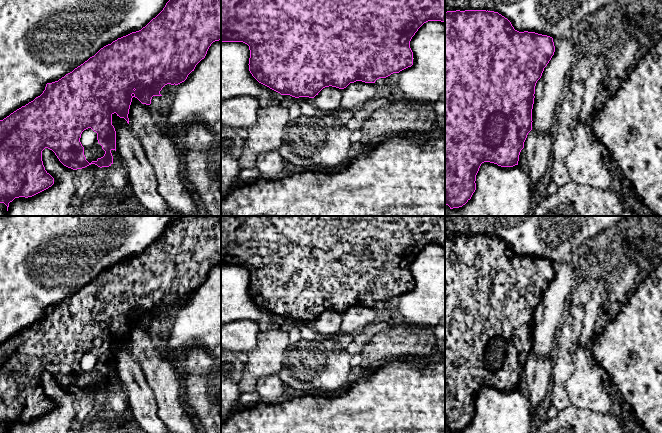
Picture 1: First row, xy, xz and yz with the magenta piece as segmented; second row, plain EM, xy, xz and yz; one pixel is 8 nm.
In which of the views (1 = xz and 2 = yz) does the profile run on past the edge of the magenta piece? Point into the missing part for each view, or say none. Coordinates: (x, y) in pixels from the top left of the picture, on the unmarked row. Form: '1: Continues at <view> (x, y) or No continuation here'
1: No continuation here
2: No continuation here

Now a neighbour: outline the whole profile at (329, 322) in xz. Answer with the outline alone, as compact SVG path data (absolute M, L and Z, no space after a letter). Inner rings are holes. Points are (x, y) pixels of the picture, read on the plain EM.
M332 310L325 311L313 323L320 338L338 334L342 323L342 313Z

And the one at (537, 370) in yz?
M531 354L524 366L524 374L529 390L529 401L533 420L540 420L538 413L540 404L544 399L549 384L551 383L551 371L553 358Z

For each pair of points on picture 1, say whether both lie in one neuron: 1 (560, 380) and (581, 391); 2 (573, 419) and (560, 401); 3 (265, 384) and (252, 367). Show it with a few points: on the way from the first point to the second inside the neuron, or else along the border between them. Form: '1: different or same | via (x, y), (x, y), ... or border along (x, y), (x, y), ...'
1: different | border along (573, 361), (574, 371), (566, 382), (570, 404)
2: different | border along (570, 404), (559, 411)
3: different | border along (277, 374), (261, 377), (257, 382), (255, 390)

